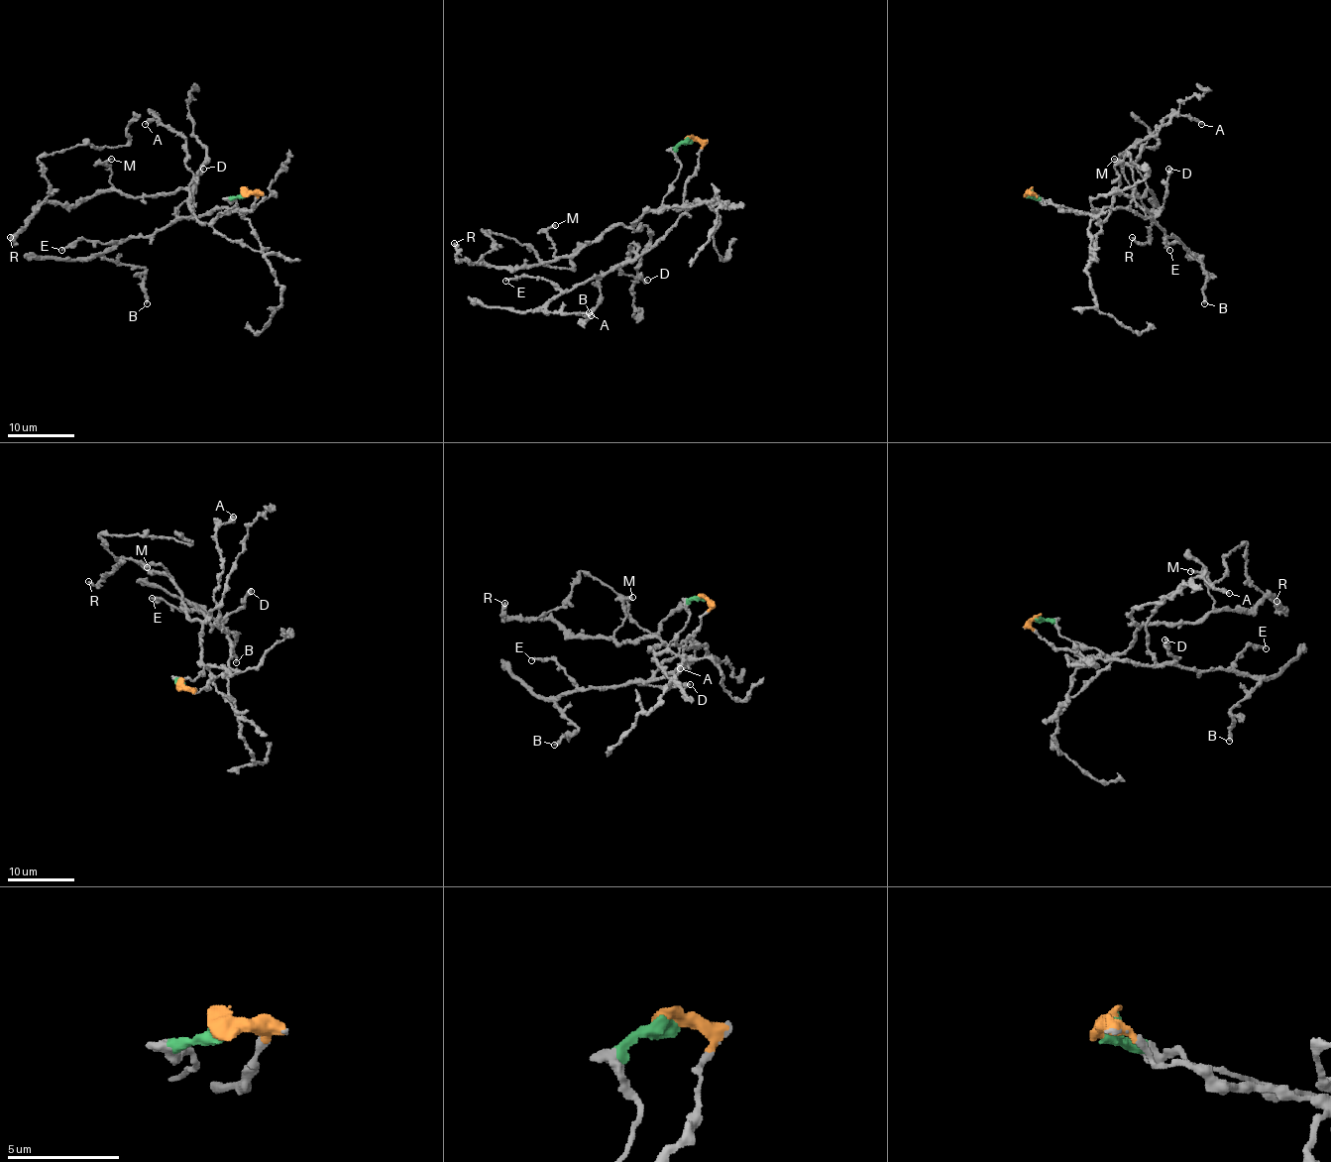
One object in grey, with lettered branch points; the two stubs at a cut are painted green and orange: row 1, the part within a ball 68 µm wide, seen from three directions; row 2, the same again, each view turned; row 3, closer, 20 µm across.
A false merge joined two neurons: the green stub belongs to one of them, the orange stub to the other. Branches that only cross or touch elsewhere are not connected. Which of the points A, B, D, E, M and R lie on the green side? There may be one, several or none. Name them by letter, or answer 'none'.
M, R

